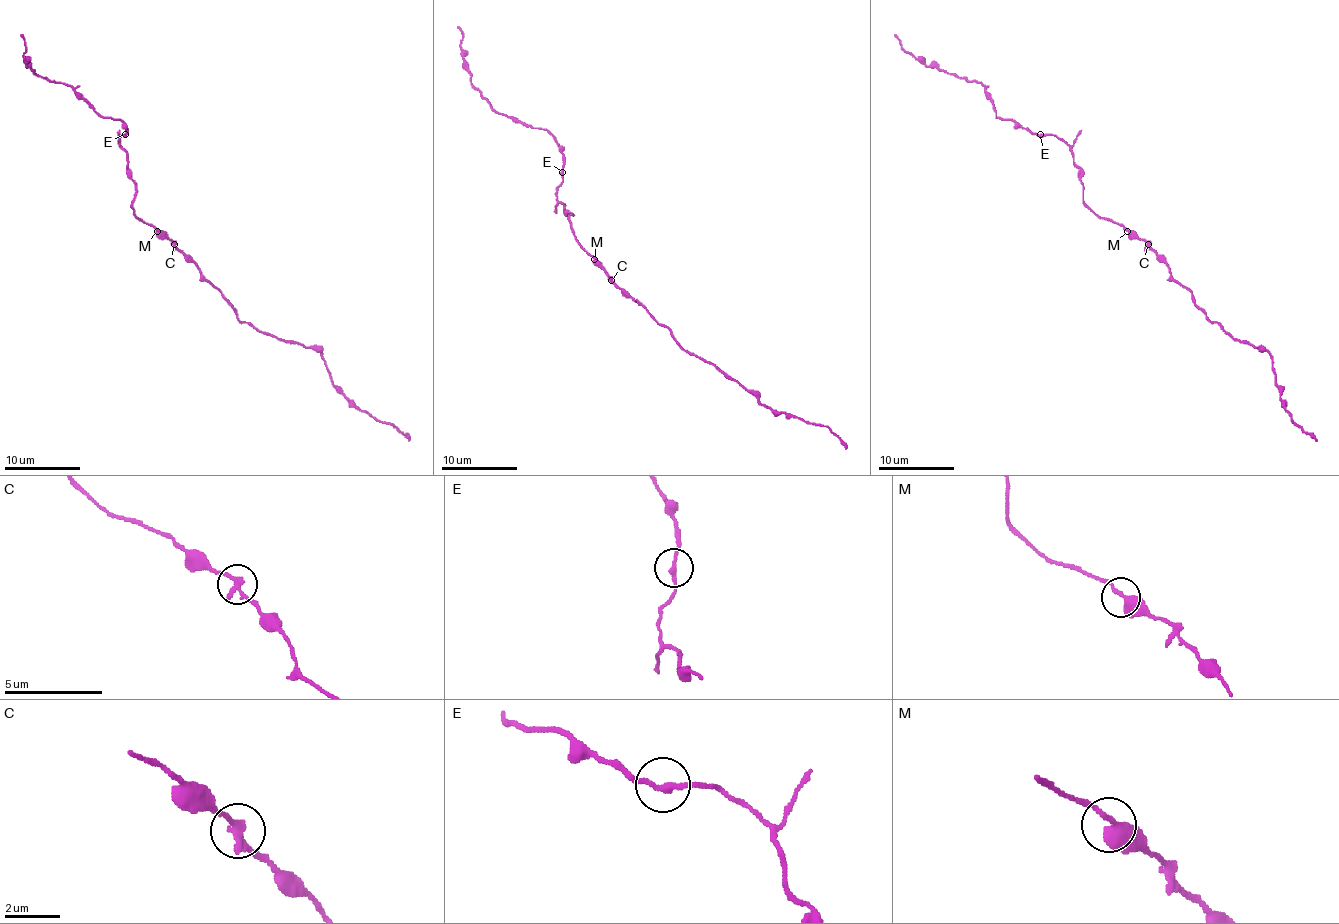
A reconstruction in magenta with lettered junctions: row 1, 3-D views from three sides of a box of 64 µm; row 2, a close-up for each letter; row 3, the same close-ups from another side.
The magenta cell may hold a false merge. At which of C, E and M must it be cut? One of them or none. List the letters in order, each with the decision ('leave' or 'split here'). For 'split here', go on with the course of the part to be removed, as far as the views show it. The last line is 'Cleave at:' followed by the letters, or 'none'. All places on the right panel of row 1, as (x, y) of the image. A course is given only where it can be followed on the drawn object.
C: leave
E: leave
M: leave
Cleave at: none

